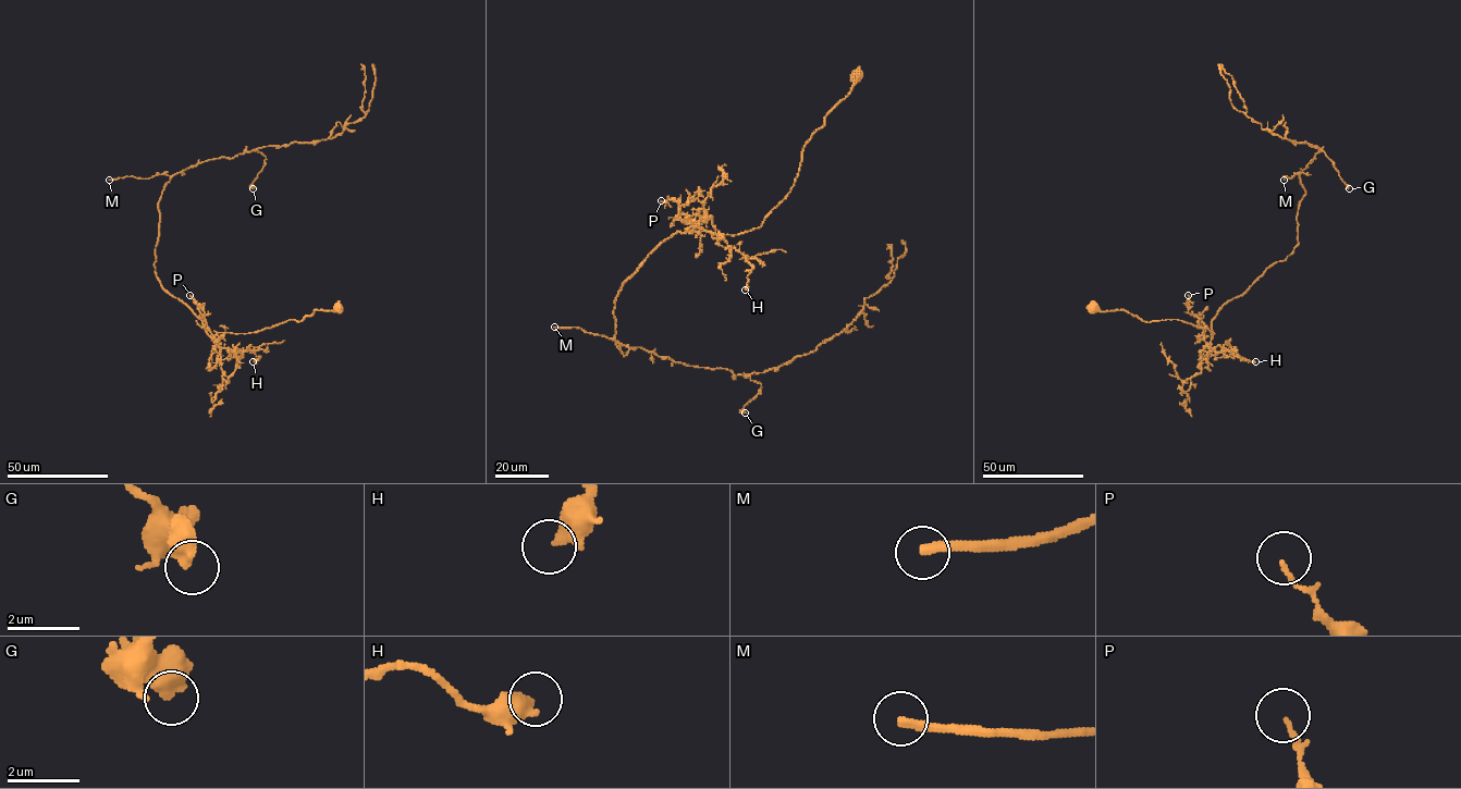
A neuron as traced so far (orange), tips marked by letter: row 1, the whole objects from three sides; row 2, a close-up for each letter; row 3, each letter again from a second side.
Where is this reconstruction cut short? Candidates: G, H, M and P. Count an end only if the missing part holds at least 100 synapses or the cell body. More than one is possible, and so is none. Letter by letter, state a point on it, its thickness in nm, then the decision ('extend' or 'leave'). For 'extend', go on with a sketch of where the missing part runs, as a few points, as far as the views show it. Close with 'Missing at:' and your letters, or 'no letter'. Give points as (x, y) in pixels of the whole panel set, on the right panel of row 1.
G: place (1349, 188); calibre 600 nm; leave
H: place (1255, 361); calibre 440 nm; leave
M: place (1284, 180); calibre 240 nm; extend; course (1284, 180), (1304, 183), (1323, 158), (1280, 146), (1273, 130), (1254, 120), (1229, 90)
P: place (1188, 295); calibre 100 nm; leave
Missing at: M

